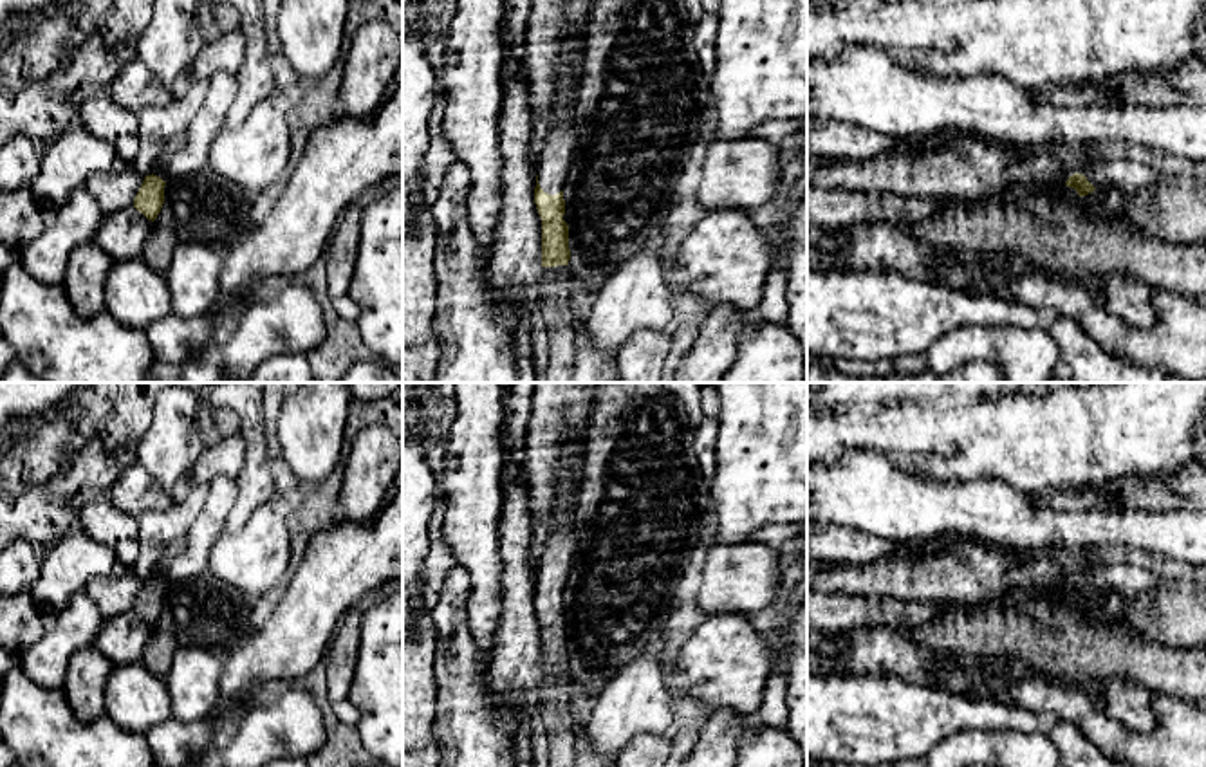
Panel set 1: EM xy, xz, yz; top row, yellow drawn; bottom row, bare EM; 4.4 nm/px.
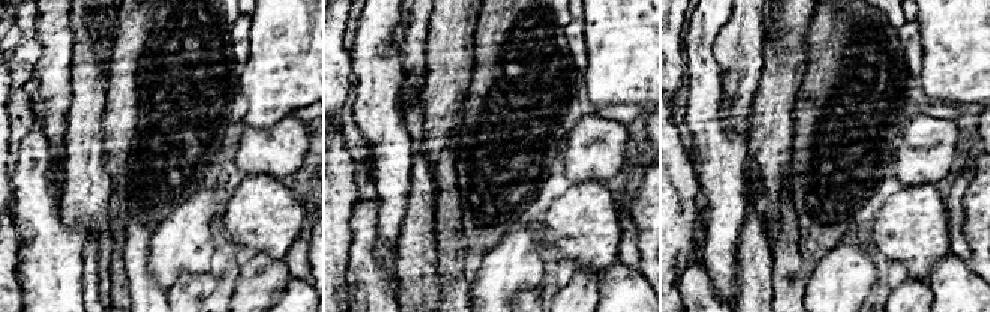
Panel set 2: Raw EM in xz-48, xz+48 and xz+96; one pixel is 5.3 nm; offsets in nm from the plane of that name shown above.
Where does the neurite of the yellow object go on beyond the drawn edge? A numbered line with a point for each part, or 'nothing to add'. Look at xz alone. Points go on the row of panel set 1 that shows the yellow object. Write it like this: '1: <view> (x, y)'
1: xz (555, 161)
2: xz (556, 284)

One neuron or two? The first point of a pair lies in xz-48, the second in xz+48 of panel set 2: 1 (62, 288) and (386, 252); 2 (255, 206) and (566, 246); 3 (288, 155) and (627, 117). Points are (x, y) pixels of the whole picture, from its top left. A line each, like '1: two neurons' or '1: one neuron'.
1: two neurons
2: one neuron
3: two neurons

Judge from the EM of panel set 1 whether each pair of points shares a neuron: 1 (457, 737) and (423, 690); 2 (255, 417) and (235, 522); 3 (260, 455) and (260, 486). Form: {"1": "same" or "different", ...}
{"1": "different", "2": "same", "3": "same"}

